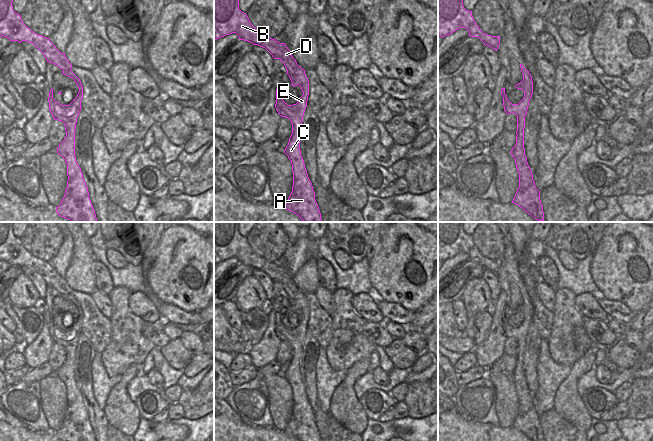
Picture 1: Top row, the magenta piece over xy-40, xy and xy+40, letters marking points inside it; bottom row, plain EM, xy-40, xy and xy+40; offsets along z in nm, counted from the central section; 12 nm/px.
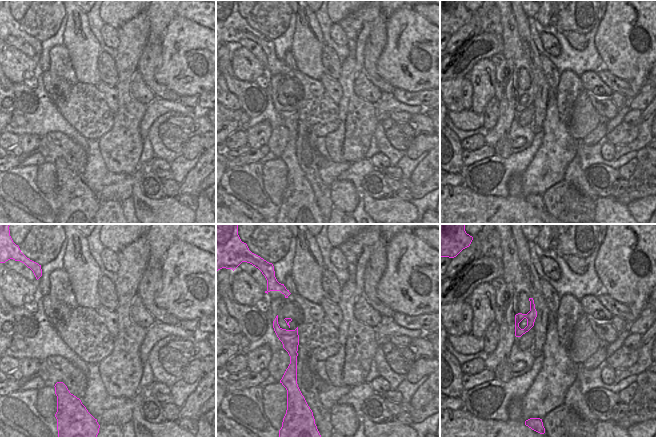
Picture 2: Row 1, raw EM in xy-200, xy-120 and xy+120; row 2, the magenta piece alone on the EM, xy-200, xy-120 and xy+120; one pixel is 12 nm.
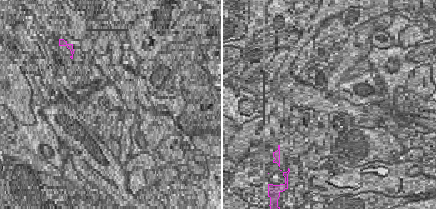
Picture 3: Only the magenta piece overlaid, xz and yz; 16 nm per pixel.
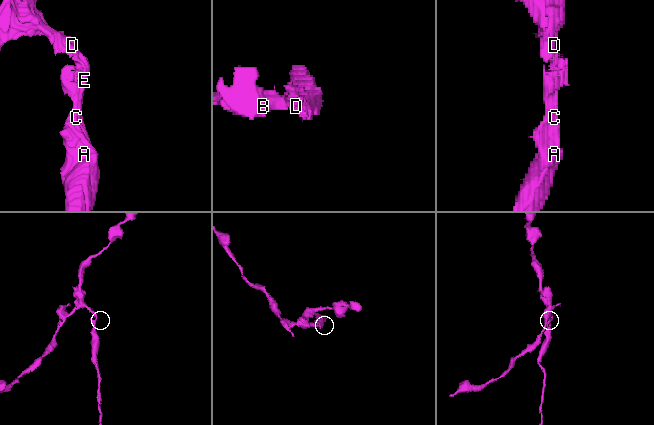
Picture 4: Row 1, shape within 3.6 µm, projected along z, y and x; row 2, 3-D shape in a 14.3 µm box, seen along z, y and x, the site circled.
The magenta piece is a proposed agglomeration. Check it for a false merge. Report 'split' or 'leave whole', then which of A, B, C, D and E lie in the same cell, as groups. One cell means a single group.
split | A C E / B D

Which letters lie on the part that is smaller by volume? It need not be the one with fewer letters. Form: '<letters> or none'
A, C, E

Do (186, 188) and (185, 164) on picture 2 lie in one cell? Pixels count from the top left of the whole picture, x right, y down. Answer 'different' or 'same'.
different

